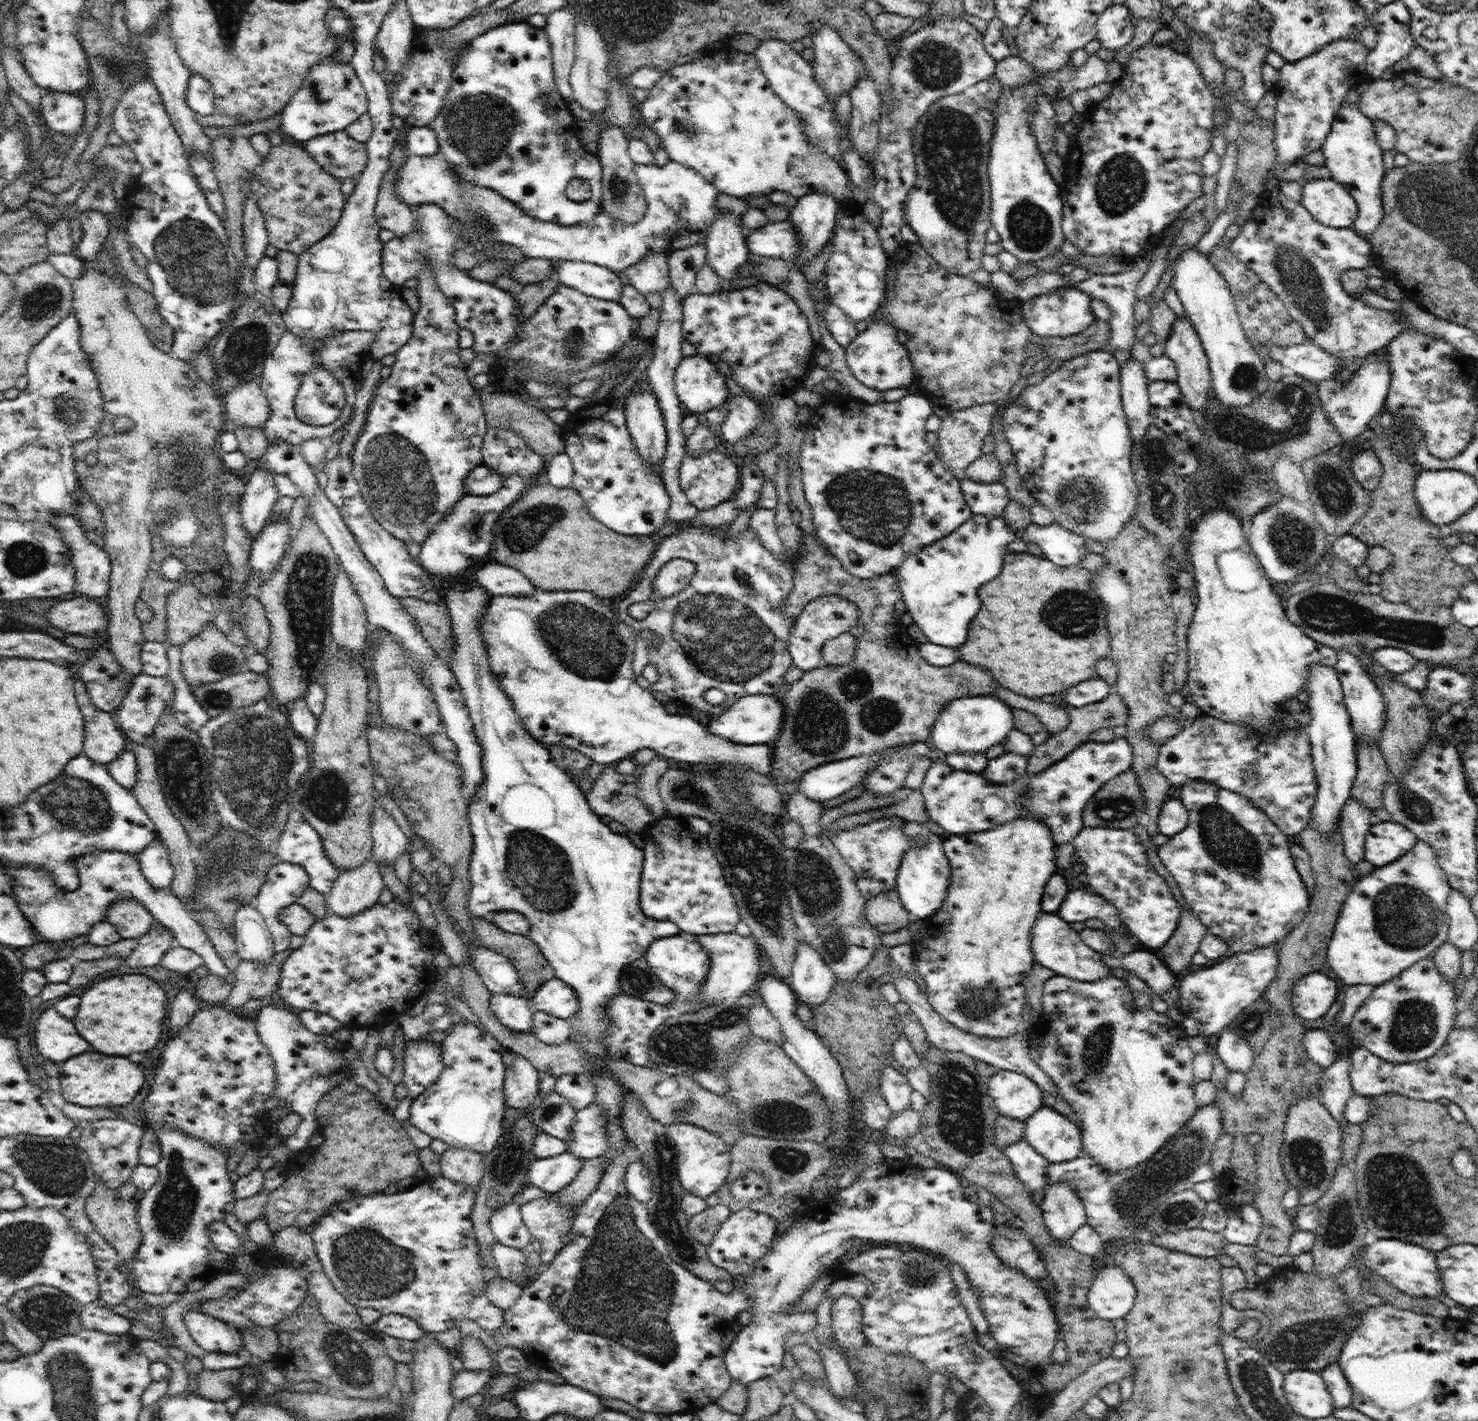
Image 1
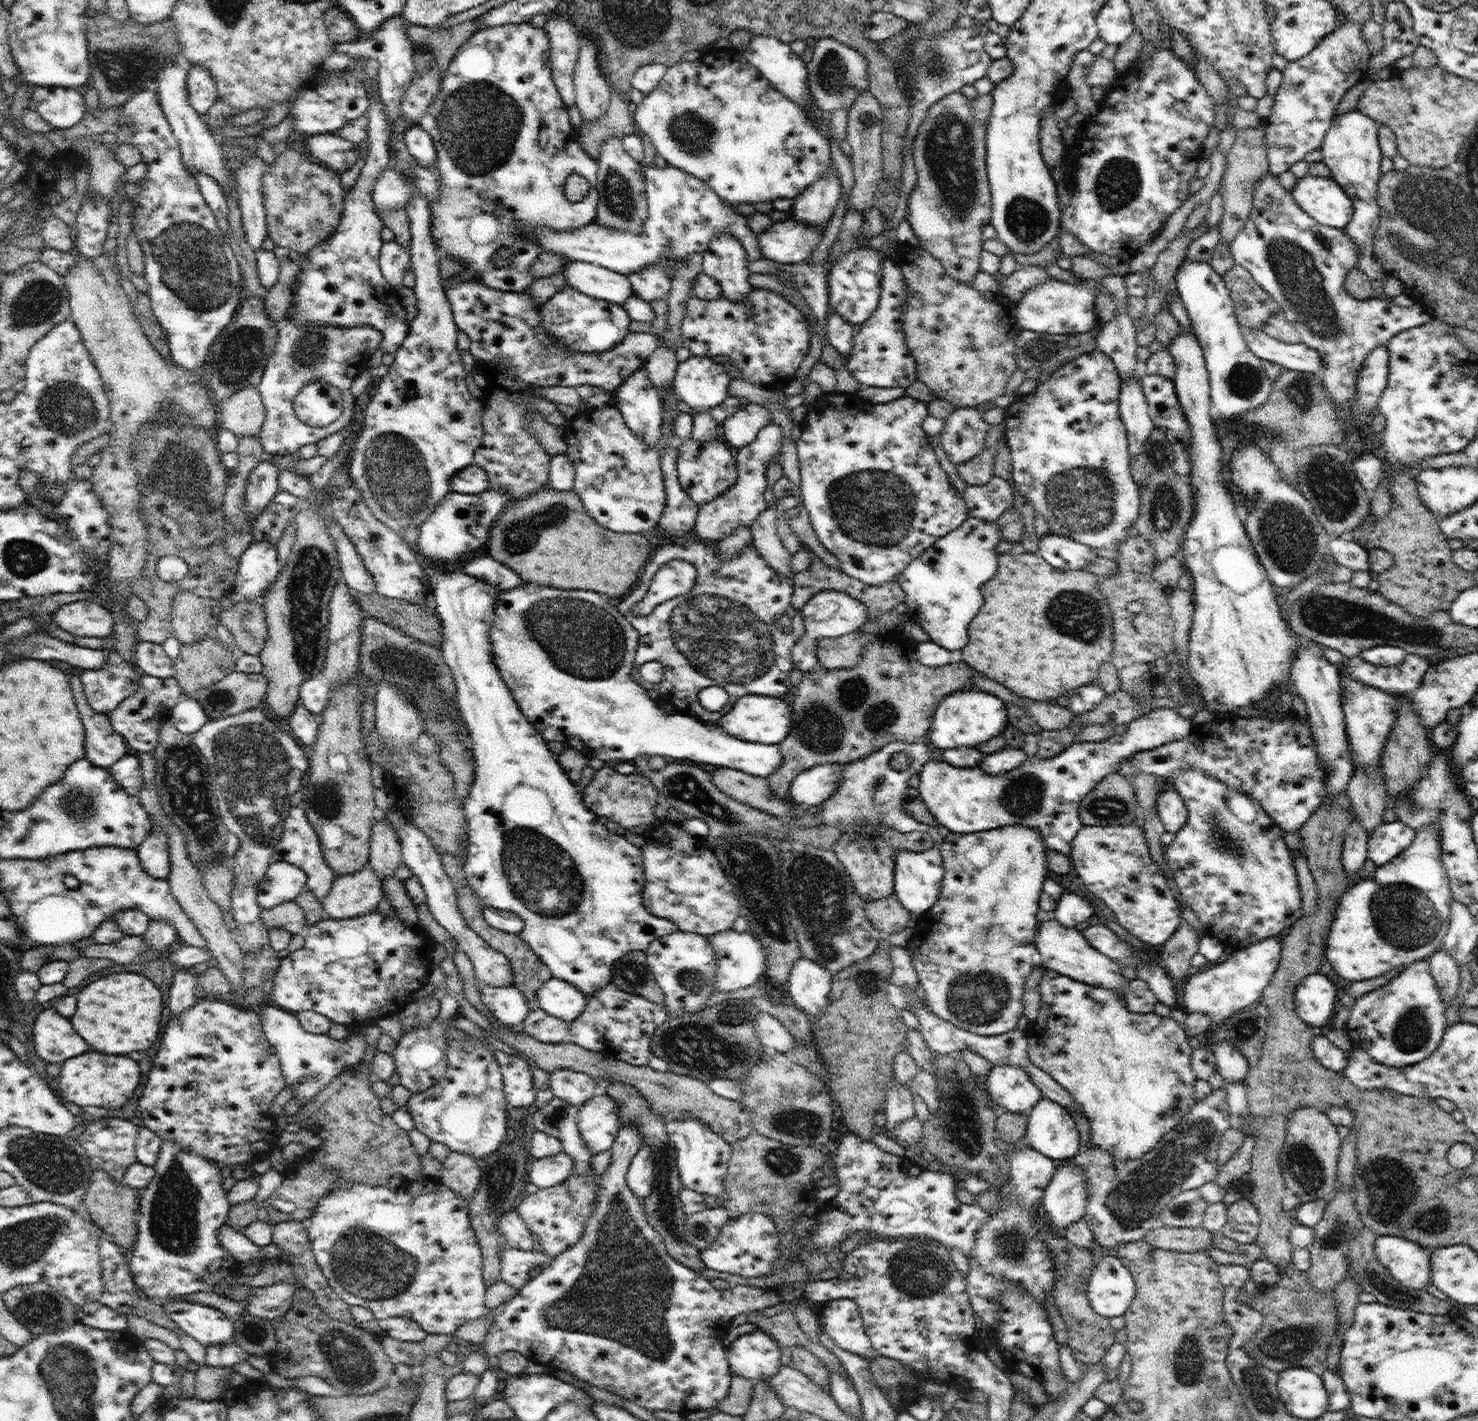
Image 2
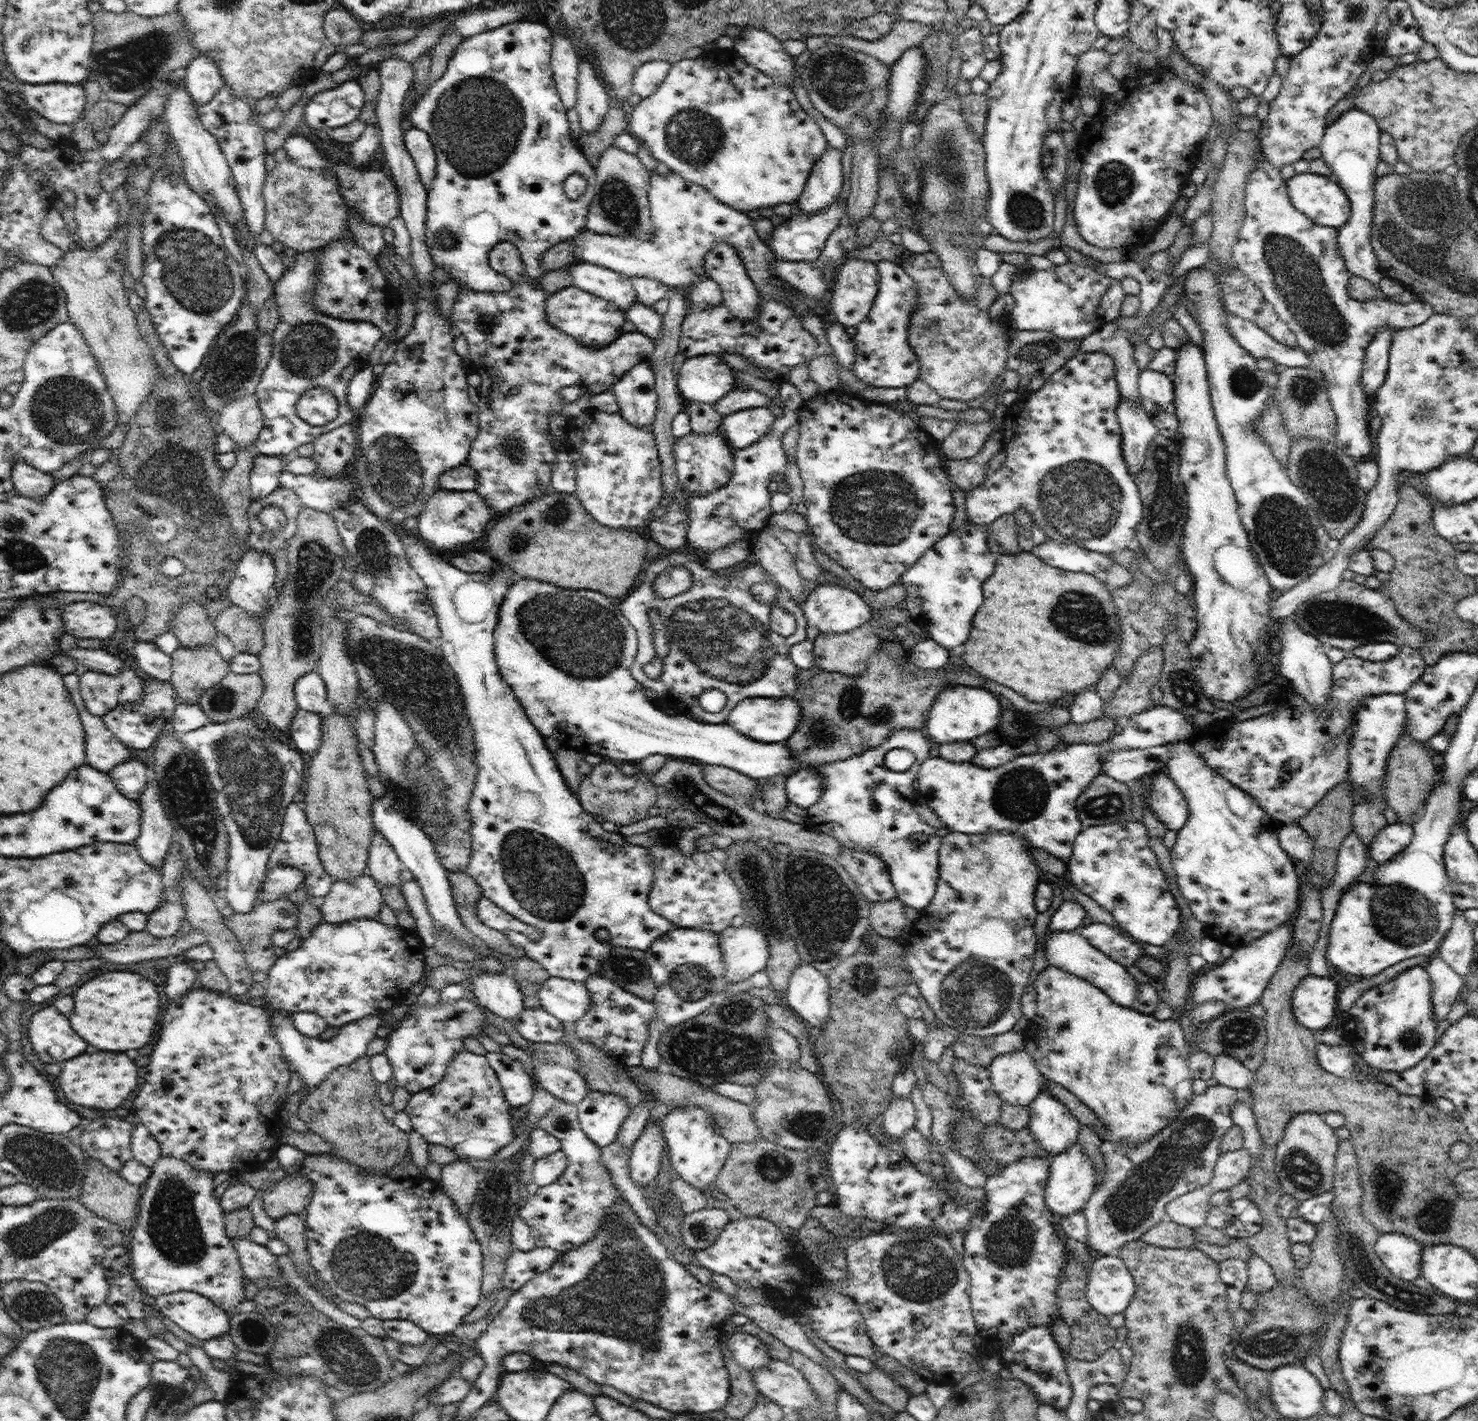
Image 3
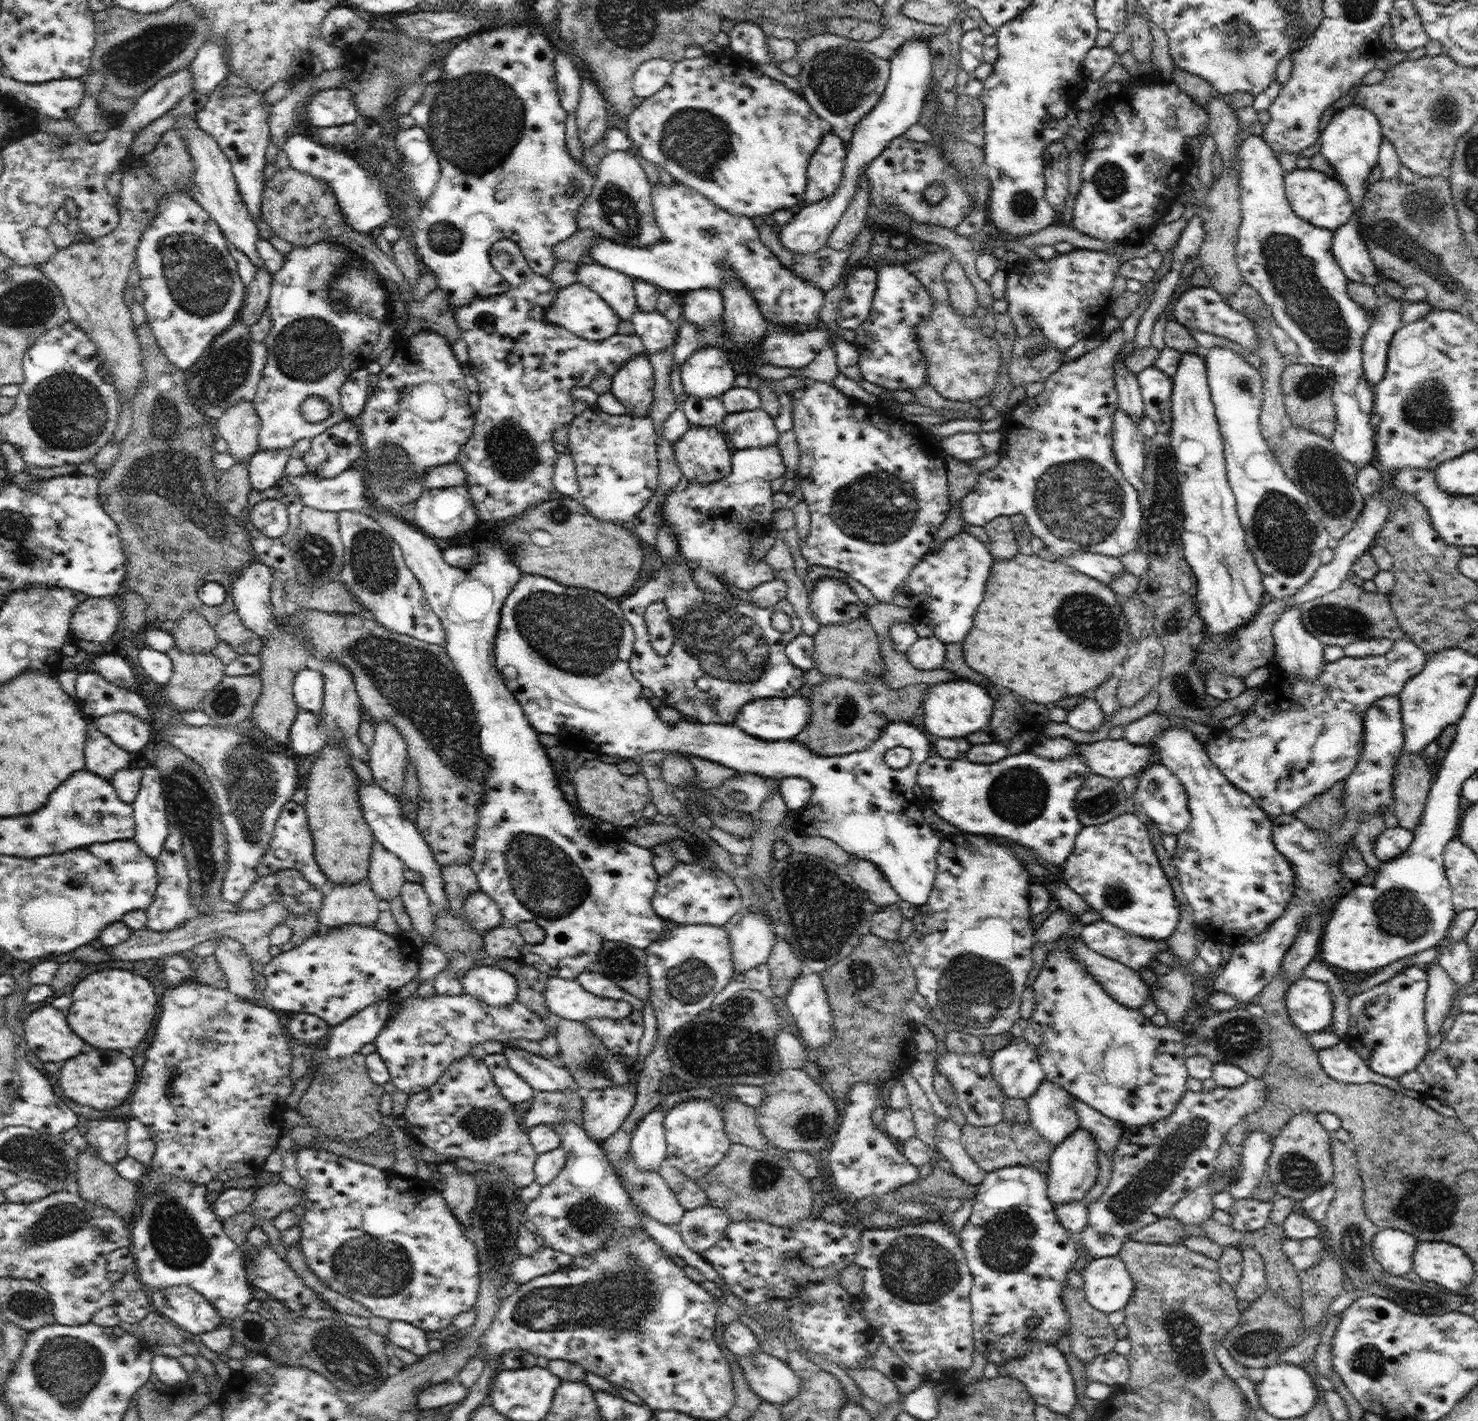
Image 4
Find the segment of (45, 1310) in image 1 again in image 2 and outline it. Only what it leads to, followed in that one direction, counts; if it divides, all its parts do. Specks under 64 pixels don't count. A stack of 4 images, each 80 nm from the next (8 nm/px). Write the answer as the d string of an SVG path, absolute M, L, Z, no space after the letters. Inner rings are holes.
M46 1283L19 1284L2 1295L5 1305L27 1330L35 1337L42 1334L56 1333L62 1329L68 1329L78 1323L78 1308L61 1292Z

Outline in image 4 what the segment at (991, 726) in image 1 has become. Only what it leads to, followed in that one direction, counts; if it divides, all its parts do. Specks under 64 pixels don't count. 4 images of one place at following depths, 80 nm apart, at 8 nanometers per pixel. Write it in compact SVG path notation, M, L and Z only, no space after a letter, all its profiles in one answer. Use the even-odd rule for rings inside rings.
M959 677L958 680L932 684L922 702L926 733L940 739L962 739L970 733L984 731L990 725L994 700L986 688Z

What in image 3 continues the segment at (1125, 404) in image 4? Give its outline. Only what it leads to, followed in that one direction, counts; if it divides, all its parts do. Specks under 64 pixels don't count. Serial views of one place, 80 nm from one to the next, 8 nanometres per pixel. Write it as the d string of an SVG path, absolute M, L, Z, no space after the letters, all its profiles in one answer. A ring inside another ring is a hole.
M1104 322L1098 330L1083 339L1081 346L1079 346L1079 353L1088 351L1105 352L1106 354L1109 354L1114 360L1114 378L1117 380L1122 399L1128 399L1129 401L1140 401L1139 375L1141 374L1141 370L1139 370L1136 365L1136 360L1134 359L1134 344L1132 344L1128 339L1129 335L1129 331L1123 331L1116 324Z

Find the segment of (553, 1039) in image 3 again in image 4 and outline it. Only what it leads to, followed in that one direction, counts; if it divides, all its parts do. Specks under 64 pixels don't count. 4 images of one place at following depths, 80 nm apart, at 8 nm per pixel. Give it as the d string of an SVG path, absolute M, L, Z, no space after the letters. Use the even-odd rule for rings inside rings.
M466 992L460 995L434 995L432 997L408 997L401 1002L395 1002L393 1013L388 1018L385 1027L378 1033L374 1040L376 1052L385 1060L390 1073L390 1082L397 1090L403 1090L408 1095L416 1094L421 1090L430 1088L442 1076L442 1073L455 1060L470 1055L470 1048L475 1044L482 1044L486 1040L500 1042L511 1041L515 1038L528 1040L544 1040L547 1036L554 1035L556 1026L554 1019L551 1022L541 1021L541 1018L519 1000L510 1006L490 1006Z

